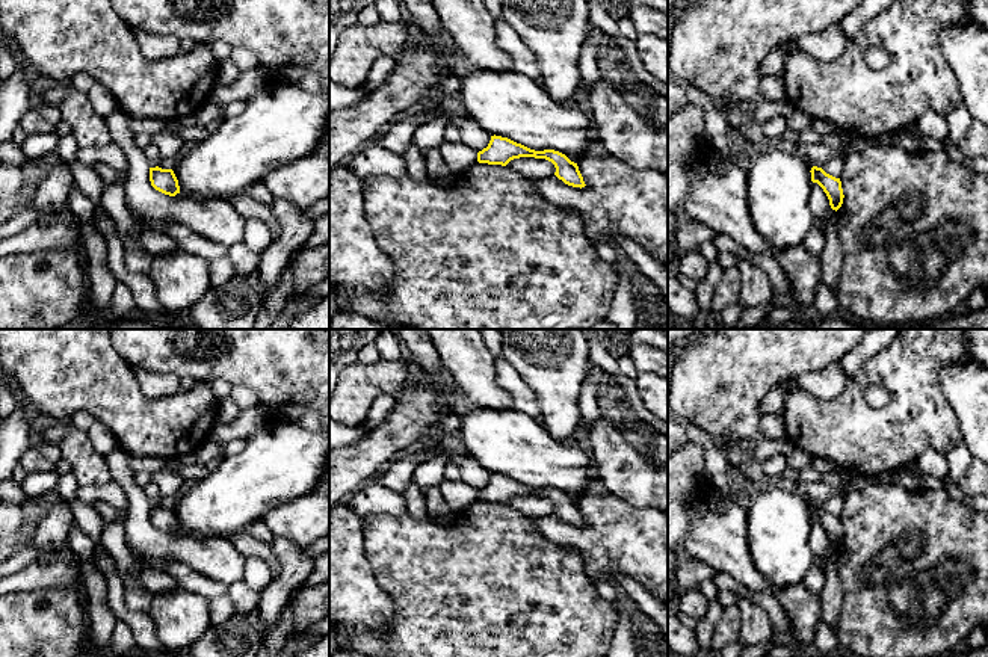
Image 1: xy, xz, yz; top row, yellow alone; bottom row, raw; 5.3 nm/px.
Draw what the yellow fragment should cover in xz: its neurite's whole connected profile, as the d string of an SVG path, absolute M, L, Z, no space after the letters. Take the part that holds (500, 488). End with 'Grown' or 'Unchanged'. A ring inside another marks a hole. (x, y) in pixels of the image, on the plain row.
M494 473L491 474L488 485L477 491L479 501L502 504L506 504L511 498L520 495L545 497L554 503L554 514L565 523L580 527L586 524L577 501L554 488L535 489L508 476Z. Unchanged

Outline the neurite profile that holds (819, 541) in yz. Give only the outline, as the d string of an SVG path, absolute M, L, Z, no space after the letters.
M811 521L810 547L816 559L825 559L831 550L829 538L817 521Z

